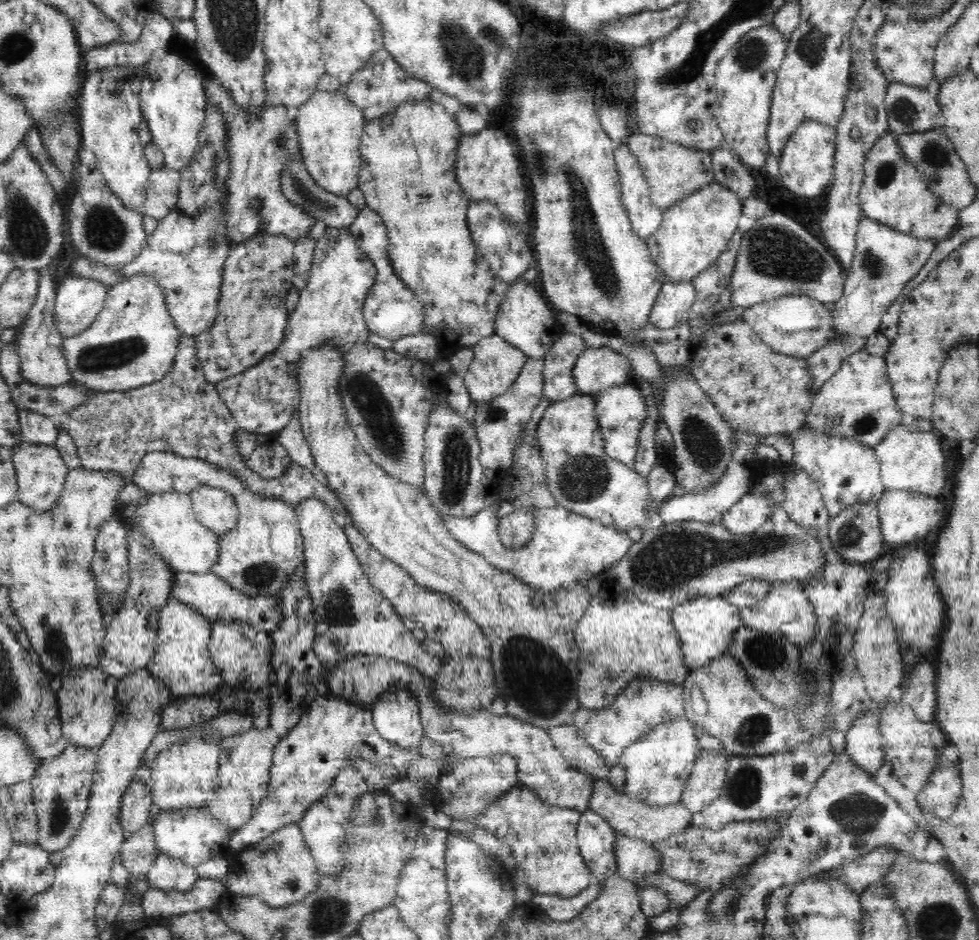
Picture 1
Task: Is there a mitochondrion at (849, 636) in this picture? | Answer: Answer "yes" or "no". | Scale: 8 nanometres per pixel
no

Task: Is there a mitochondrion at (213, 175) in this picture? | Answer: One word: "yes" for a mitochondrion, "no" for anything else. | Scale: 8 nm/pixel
yes

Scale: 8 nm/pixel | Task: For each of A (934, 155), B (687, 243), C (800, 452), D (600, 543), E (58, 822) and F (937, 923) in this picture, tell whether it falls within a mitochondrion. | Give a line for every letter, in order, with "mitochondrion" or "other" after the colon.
A: mitochondrion
B: other
C: other
D: other
E: mitochondrion
F: mitochondrion

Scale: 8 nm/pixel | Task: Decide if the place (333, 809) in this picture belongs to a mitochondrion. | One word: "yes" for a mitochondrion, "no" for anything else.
no

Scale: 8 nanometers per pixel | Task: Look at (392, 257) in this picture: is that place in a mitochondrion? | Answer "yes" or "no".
no

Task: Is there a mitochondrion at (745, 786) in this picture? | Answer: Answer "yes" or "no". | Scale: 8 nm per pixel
yes

